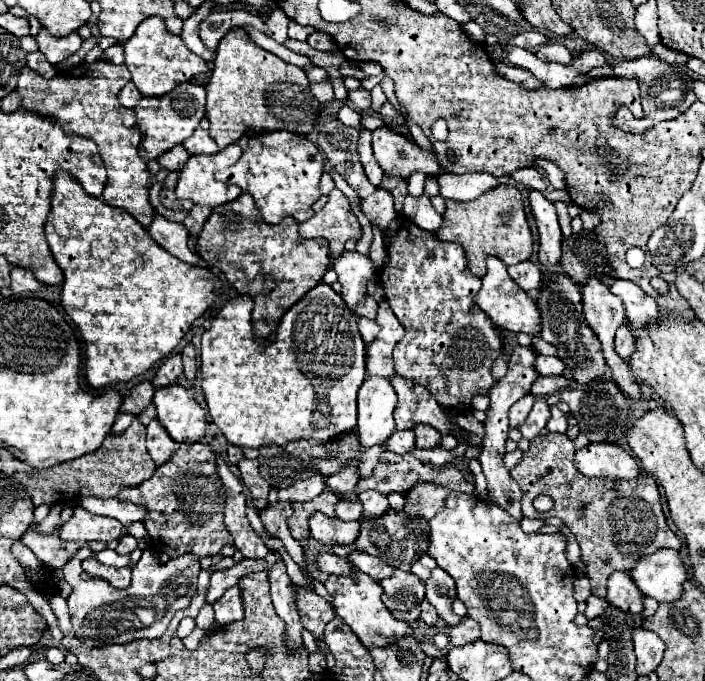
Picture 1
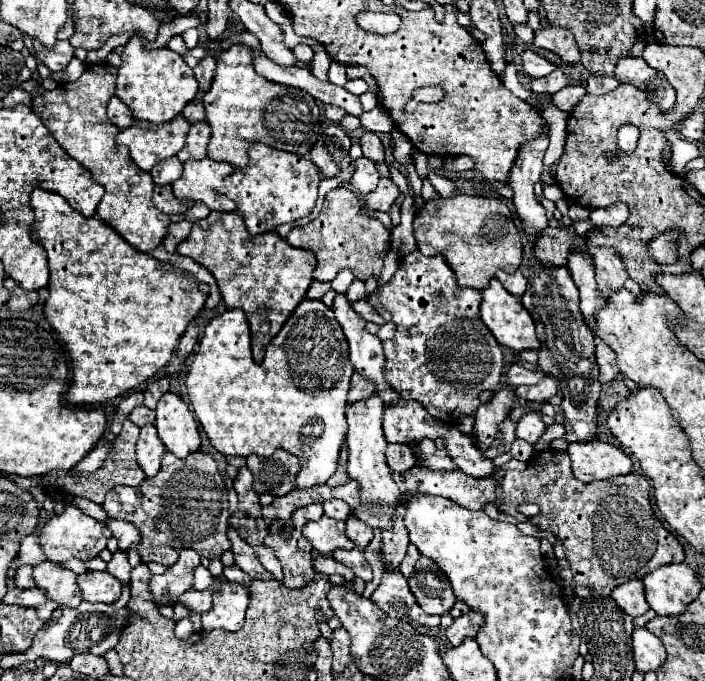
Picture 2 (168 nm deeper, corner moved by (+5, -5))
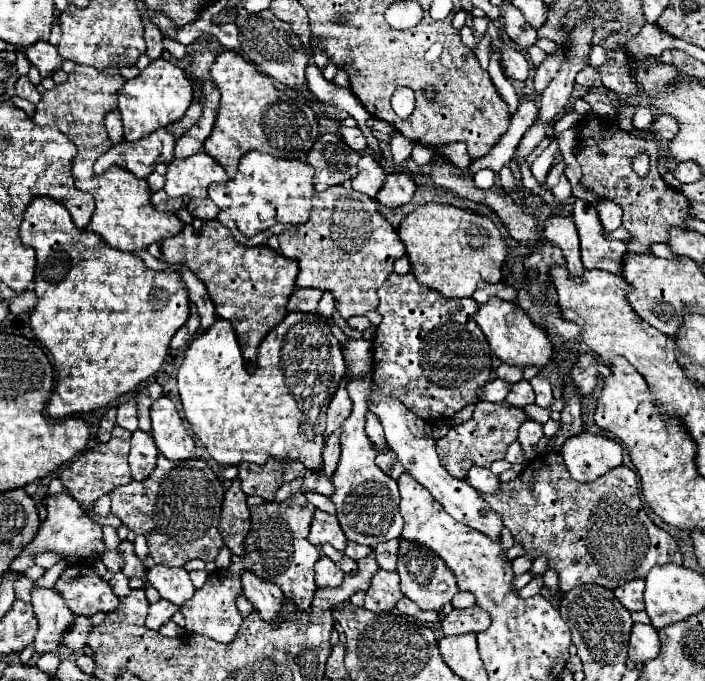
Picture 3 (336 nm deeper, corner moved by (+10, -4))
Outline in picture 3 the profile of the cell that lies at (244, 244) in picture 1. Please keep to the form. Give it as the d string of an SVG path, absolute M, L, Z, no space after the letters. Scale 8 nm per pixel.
M196 220L184 230L160 242L162 258L168 264L186 264L206 284L216 306L216 314L232 322L242 356L248 368L256 368L256 350L266 334L288 314L286 304L296 288L298 260L286 258L270 246L244 246L234 240L230 228L218 220Z

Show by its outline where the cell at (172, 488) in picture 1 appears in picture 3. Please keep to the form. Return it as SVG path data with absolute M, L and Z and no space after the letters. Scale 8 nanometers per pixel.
M160 454L154 472L146 480L118 486L108 496L112 500L112 514L130 530L146 538L150 556L156 564L184 566L192 558L214 562L224 546L222 536L218 534L224 490L204 460L188 458L170 462Z

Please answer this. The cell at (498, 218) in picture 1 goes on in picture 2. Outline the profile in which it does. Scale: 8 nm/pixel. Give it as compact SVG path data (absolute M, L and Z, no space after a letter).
M455 195L449 199L437 197L431 201L425 201L421 209L415 213L413 221L413 233L417 241L417 249L423 255L443 255L447 265L453 269L455 279L459 287L469 287L469 289L487 289L489 281L493 279L495 271L503 269L505 273L515 273L521 265L521 237L513 225L511 211L501 199L493 197L471 197L471 195Z

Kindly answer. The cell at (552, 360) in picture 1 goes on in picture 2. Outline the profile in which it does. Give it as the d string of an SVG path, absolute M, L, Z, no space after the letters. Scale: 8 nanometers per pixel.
M513 363L507 371L507 381L505 381L505 387L509 389L517 389L521 385L531 385L531 383L537 383L543 375L543 371L527 371L525 367Z

